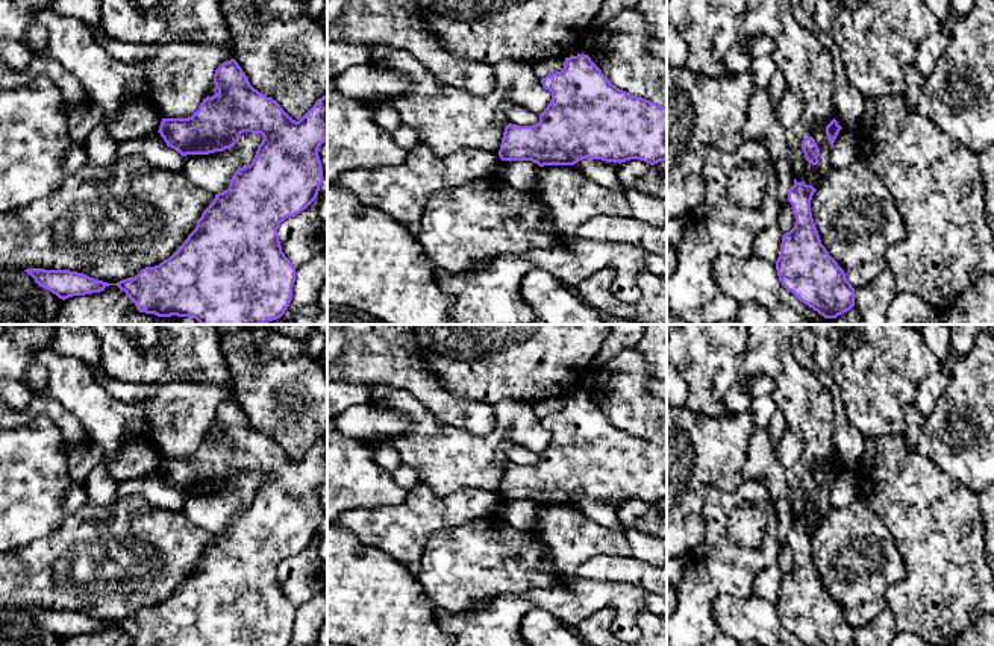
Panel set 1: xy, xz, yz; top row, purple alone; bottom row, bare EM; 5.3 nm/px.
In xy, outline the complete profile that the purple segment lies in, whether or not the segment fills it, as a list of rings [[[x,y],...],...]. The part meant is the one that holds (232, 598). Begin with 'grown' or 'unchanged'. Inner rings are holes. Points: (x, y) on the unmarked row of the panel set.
unchanged | [[[235,399],[223,402],[214,414],[218,432],[203,438],[198,449],[188,458],[162,458],[159,473],[168,487],[186,494],[209,494],[233,487],[244,472],[261,473],[262,482],[250,505],[236,510],[226,531],[215,534],[214,541],[197,560],[195,569],[185,582],[165,601],[155,607],[142,608],[135,617],[108,623],[83,613],[70,610],[27,608],[35,622],[65,640],[73,635],[85,635],[105,631],[117,625],[135,643],[135,646],[289,646],[295,607],[282,591],[277,569],[280,563],[300,553],[318,535],[323,522],[323,508],[318,488],[327,481],[327,435],[323,435],[299,459],[292,459],[280,444],[255,429]]]

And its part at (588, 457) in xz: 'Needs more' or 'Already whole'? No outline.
Already whole

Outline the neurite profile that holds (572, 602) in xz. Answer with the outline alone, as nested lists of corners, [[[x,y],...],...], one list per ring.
[[[586,579],[562,581],[550,588],[535,588],[526,596],[503,593],[495,599],[486,601],[464,613],[436,613],[439,629],[456,638],[453,646],[529,646],[520,635],[523,617],[532,607],[547,610],[564,625],[579,626],[585,619],[592,617],[602,610],[612,610],[614,620],[611,629],[614,635],[626,643],[639,638],[638,613],[649,610],[667,617],[667,601],[659,594],[650,593],[636,585],[621,585],[618,582],[592,582]]]

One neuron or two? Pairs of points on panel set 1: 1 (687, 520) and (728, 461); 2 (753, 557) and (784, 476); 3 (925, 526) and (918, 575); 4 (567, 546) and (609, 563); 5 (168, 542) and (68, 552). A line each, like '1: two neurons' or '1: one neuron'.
1: one neuron
2: two neurons
3: one neuron
4: two neurons
5: one neuron

